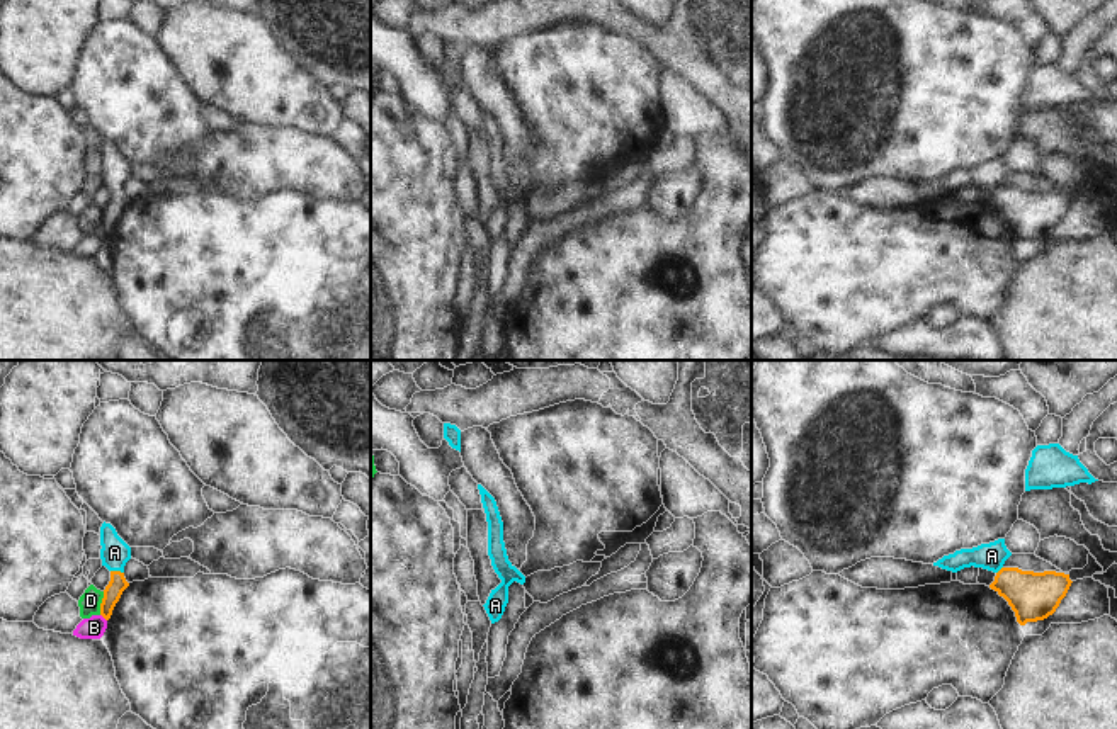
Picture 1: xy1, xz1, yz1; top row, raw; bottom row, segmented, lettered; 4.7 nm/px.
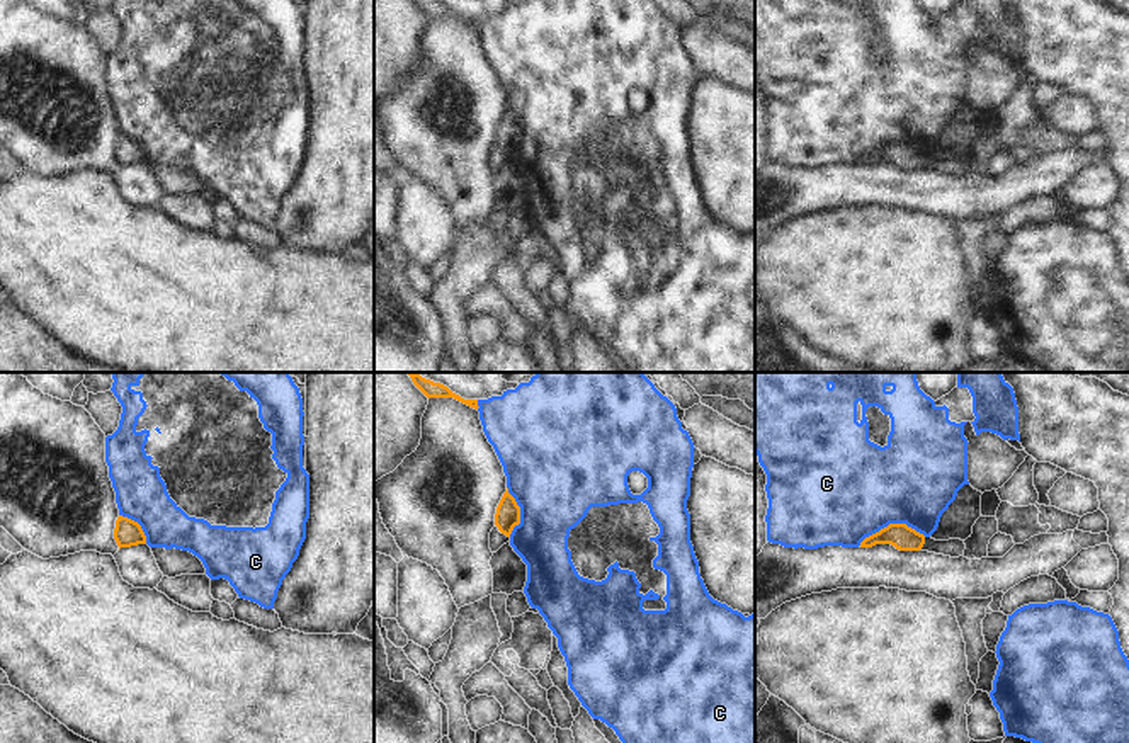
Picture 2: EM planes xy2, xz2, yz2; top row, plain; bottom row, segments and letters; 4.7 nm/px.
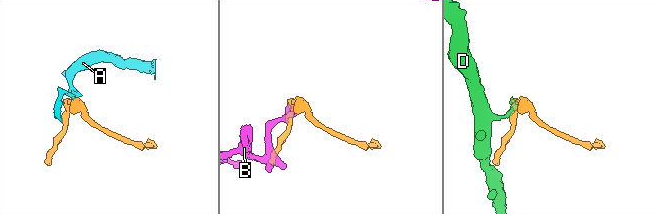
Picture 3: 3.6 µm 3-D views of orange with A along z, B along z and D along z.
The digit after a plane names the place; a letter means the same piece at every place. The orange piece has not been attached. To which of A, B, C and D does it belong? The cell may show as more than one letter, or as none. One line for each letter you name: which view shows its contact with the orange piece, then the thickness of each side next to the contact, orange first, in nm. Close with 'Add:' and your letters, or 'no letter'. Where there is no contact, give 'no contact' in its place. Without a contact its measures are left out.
A: xy1 | 90/140 nm
Add: A

